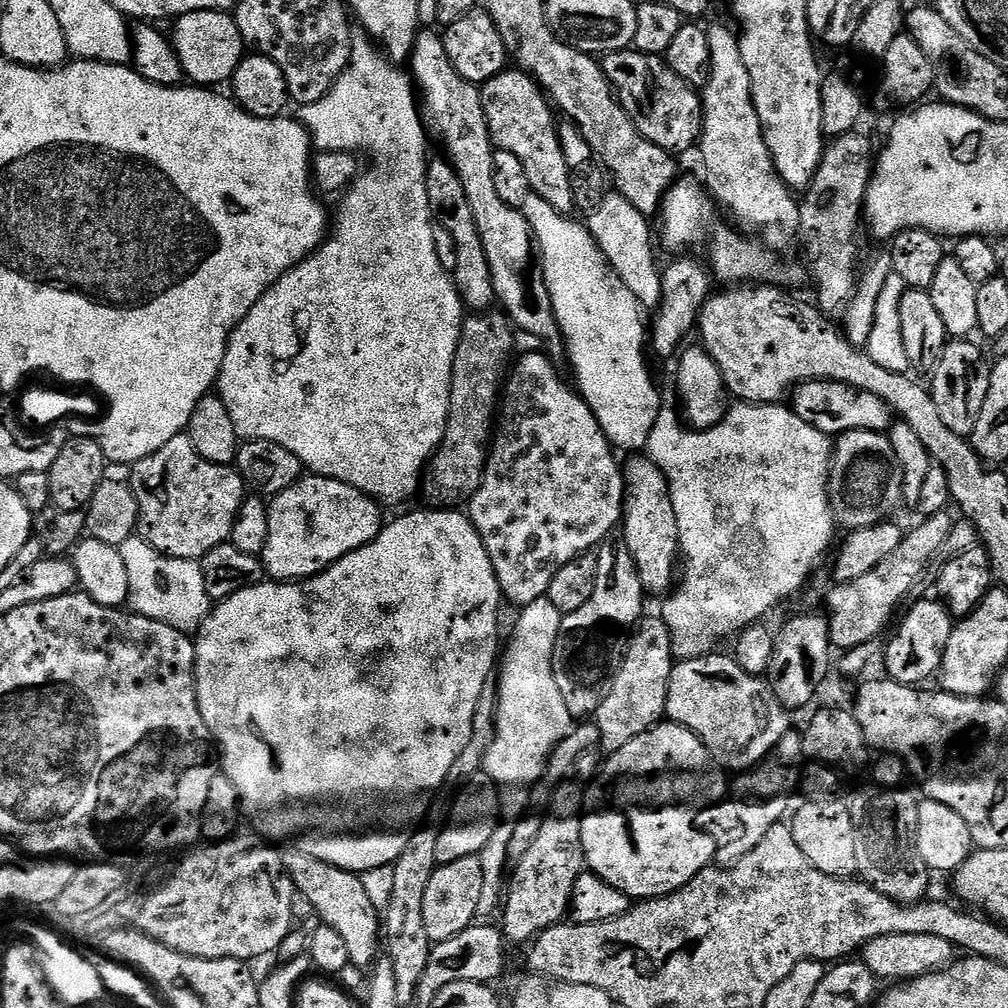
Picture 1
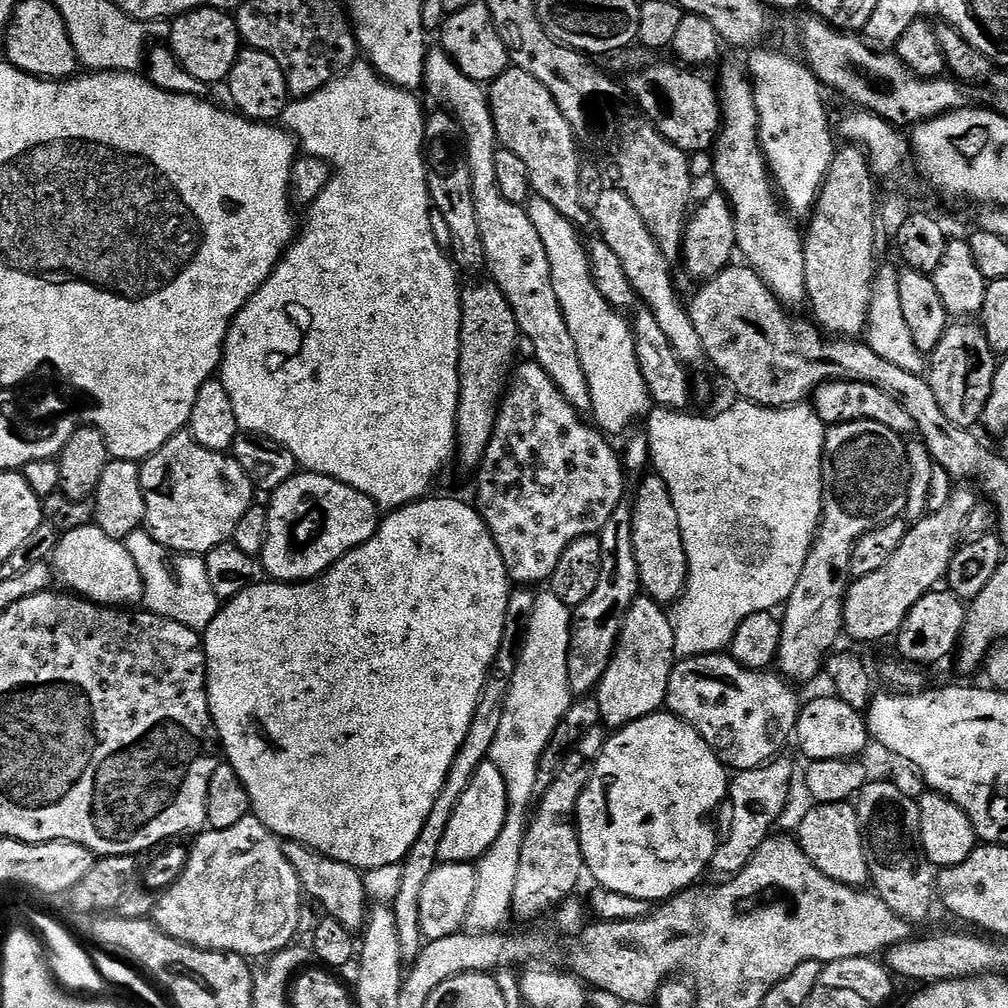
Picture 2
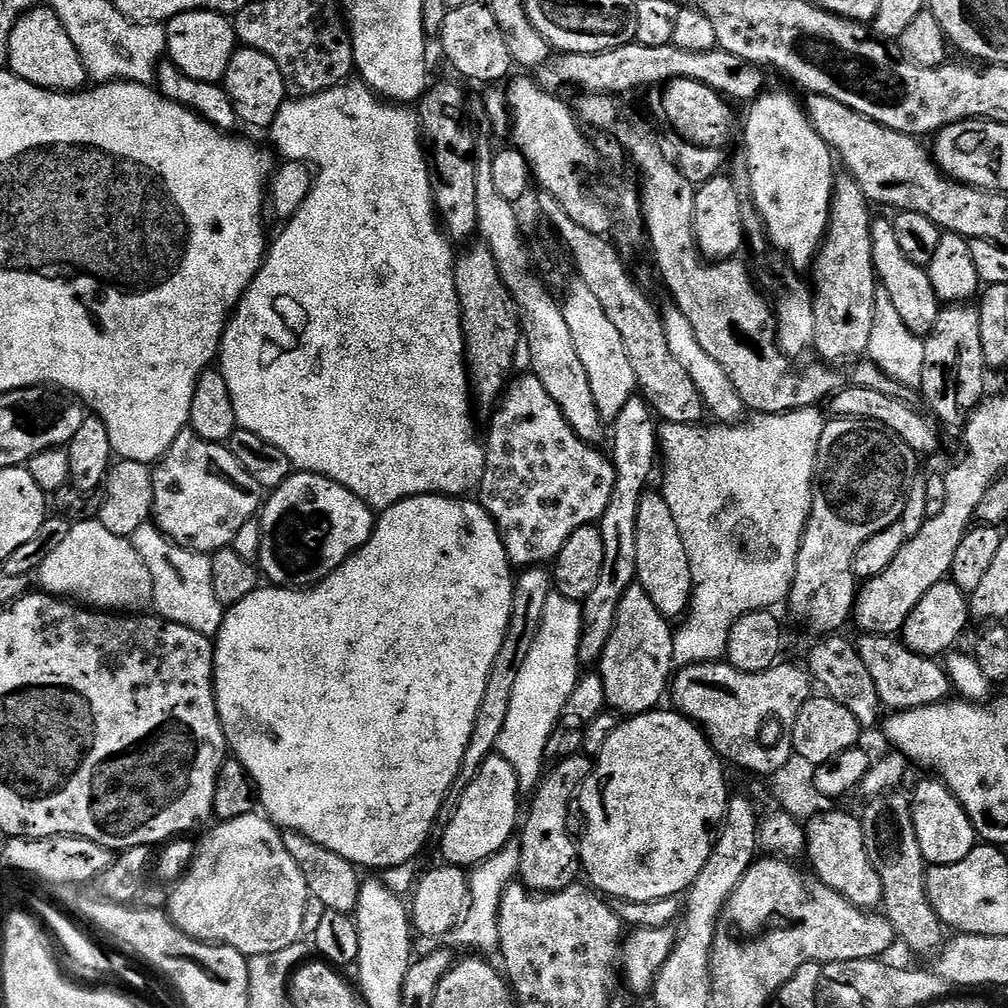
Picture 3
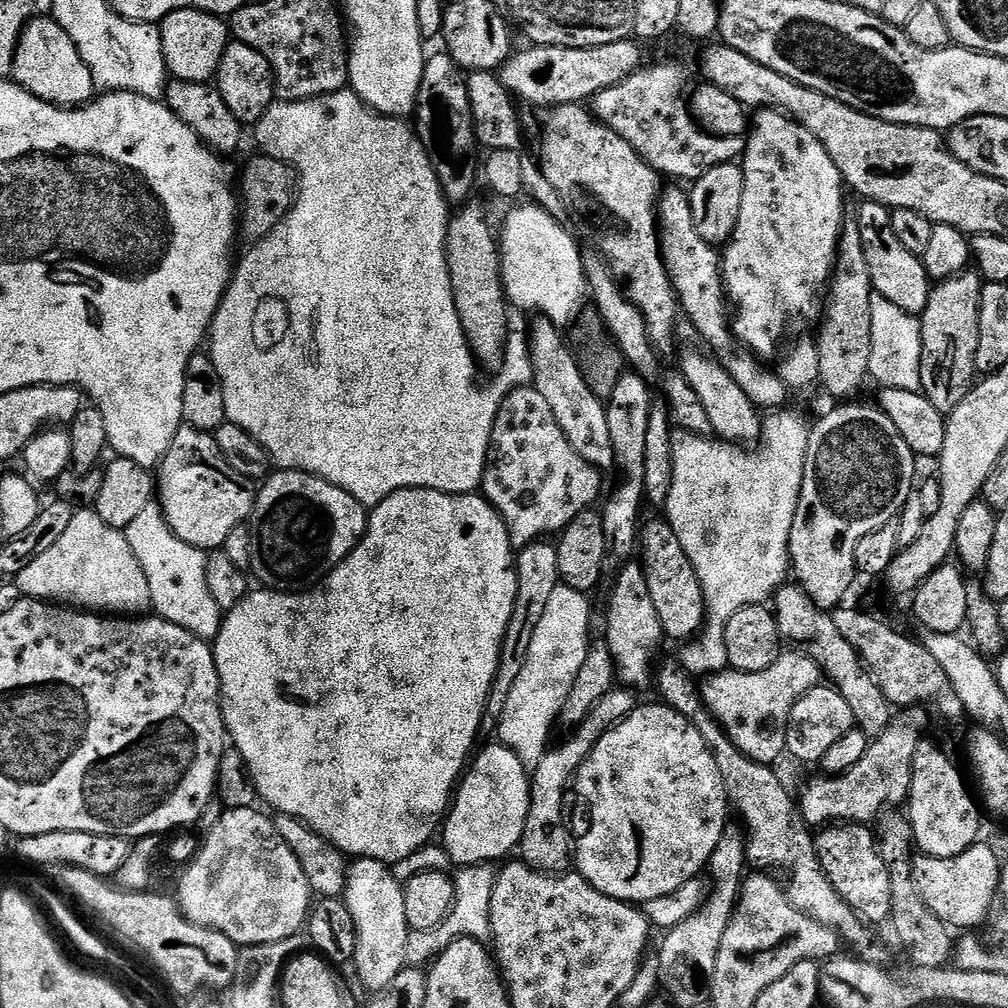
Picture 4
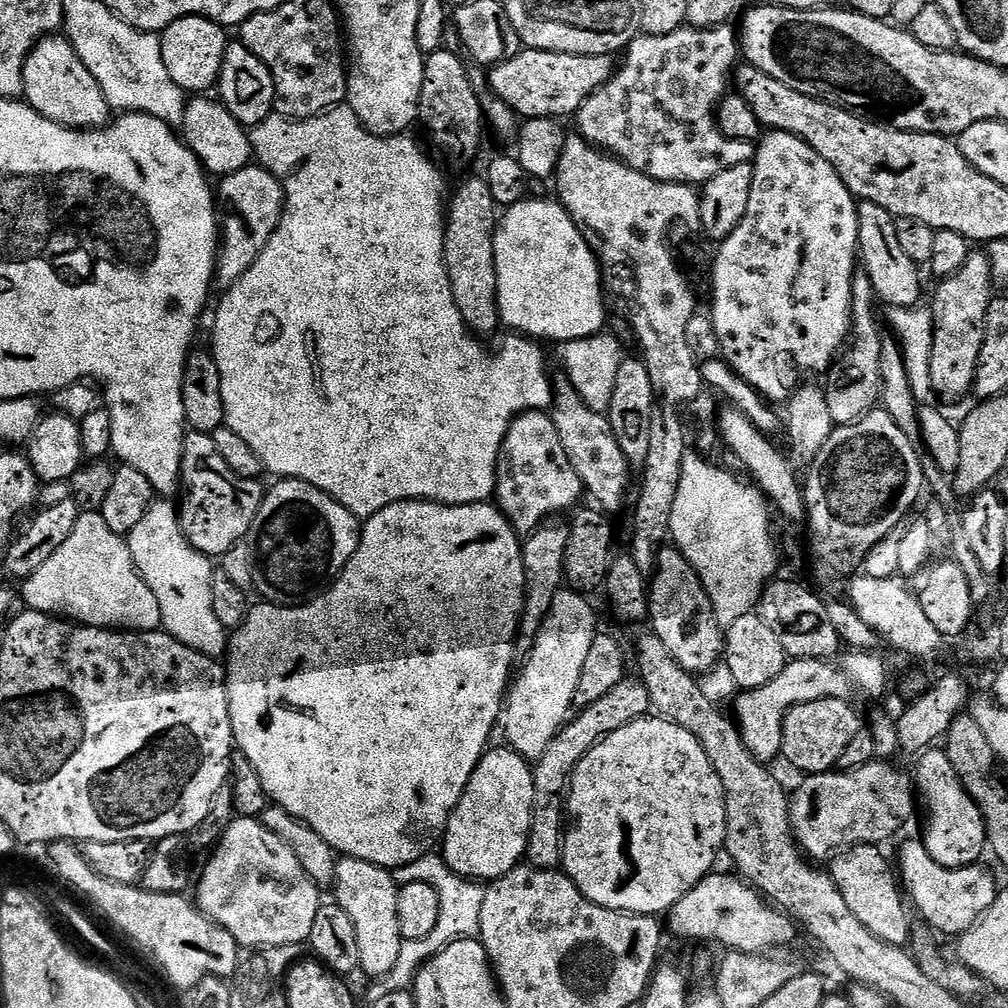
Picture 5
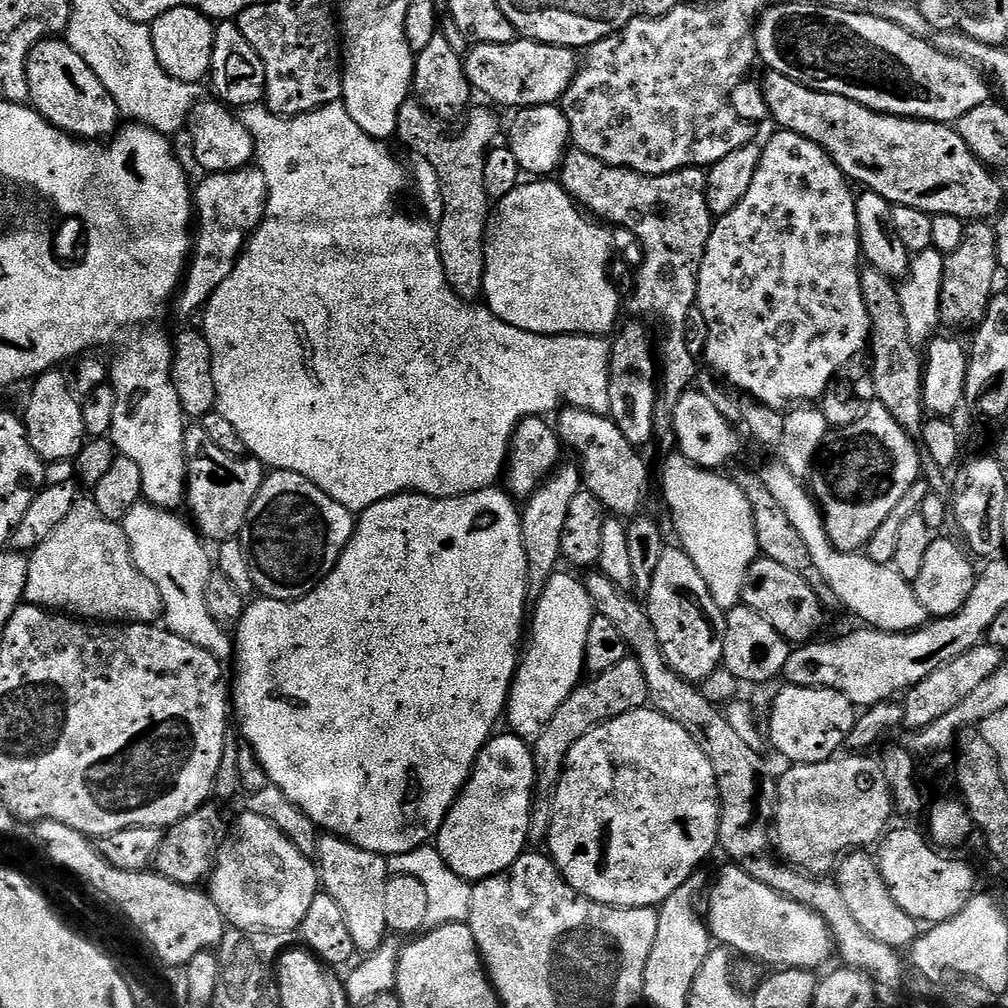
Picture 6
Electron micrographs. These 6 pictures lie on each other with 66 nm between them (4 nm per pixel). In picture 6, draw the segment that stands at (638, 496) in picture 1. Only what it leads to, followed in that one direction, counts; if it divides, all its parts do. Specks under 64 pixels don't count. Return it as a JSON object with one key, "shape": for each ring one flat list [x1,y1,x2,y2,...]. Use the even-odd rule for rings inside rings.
{"shape":[[663,562,658,566,647,589,648,617,671,668,685,680,703,682,719,671,726,660,726,641,730,636,730,627,724,621,726,612,714,602,712,588,705,577,695,575,688,566,678,569,676,576,672,576,668,564]]}

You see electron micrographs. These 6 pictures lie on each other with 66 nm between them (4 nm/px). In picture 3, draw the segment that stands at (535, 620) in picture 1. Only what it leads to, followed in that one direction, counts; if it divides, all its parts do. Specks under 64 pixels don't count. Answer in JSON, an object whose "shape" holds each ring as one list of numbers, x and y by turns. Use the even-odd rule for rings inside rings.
{"shape":[[559,594,546,598,534,646,530,646,530,654,526,654,518,678,514,678,510,710,496,743,496,752,513,767,521,789,532,790,540,783,546,768,544,751,548,739,582,675,578,646,583,621,584,609,577,601],[509,842,490,858,475,865,468,876,468,906,456,927,442,937,449,949,477,948,479,955,492,958,500,951,500,935,498,934,498,914,502,906,502,894,520,875,520,845]]}

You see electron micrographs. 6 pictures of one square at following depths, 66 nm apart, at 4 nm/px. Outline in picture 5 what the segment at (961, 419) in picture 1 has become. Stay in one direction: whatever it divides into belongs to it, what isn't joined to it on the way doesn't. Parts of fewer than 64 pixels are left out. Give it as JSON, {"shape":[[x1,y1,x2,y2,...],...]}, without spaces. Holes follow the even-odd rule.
{"shape":[[969,251,963,266,943,277,938,284,930,354,932,390,944,400,960,400,967,392,973,391,978,354,984,341,984,323,988,317,988,306,994,299,994,277,989,253]]}

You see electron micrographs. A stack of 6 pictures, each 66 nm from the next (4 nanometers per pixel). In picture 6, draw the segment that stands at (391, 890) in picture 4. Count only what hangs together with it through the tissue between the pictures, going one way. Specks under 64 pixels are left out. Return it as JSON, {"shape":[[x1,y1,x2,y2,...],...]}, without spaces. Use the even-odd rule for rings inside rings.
{"shape":[[331,834,323,835,319,839,316,858,321,885,342,910,349,924,347,927,360,928,364,941,370,944,378,943,389,931,386,892,390,873,387,859]]}

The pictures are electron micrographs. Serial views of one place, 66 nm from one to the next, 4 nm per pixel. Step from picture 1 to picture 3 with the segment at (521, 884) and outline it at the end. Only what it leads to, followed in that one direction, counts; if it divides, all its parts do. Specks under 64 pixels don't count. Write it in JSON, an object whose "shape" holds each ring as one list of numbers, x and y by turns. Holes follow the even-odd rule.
{"shape":[[565,755,543,773,542,779,531,793,532,805,527,805,522,827,518,832,520,845,519,883,525,884,536,894,560,892,563,888,577,883,581,875,580,849,577,841,572,841,568,829,568,807,573,807,584,779,592,773,593,761,584,756]]}

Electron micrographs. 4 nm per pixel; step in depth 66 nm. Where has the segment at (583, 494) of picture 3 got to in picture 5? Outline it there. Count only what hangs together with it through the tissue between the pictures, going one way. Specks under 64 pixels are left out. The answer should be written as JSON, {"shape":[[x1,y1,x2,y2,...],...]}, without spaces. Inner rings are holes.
{"shape":[[544,410,521,412,508,427,508,437,496,473,495,499,517,529,535,530,555,512,575,509,586,489,574,470,554,426,551,415]]}

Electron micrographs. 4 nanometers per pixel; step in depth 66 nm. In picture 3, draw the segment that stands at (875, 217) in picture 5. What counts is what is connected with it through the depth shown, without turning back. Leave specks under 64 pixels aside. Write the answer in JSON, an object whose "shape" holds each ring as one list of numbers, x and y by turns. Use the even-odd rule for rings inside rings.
{"shape":[[873,219,872,249,874,250,874,266,879,283,889,294,890,301,894,302,899,317,914,335,926,338,934,330,942,307,941,300,935,294,927,271,914,262,910,262,910,258,906,258,906,254,902,254,902,246,898,246,898,237,894,235,891,219]]}

